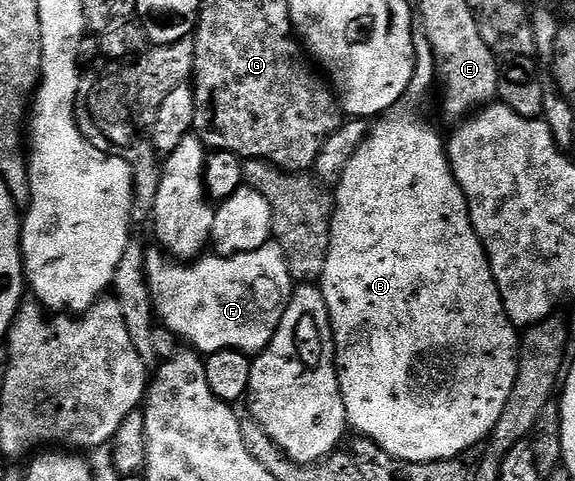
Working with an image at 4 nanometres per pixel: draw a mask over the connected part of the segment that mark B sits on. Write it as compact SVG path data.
M415 16L412 79L393 110L373 122L366 142L356 151L356 155L352 155L352 159L346 164L346 170L342 172L342 177L336 182L338 194L335 192L332 197L328 259L324 263L320 282L324 303L328 307L330 326L334 332L334 360L338 366L338 382L349 428L355 434L372 439L372 443L388 451L388 455L392 455L397 461L410 461L414 465L426 465L430 461L451 461L453 457L466 455L473 445L481 446L489 438L500 415L504 415L508 395L512 395L512 387L518 378L520 352L519 334L514 334L517 333L516 327L504 311L502 296L496 287L496 279L490 270L486 252L472 227L464 191L460 191L450 170L447 142L424 118L414 114L414 109L425 103L430 88L433 85L435 88L437 72L438 62L434 59L428 31L424 29L424 19Z

